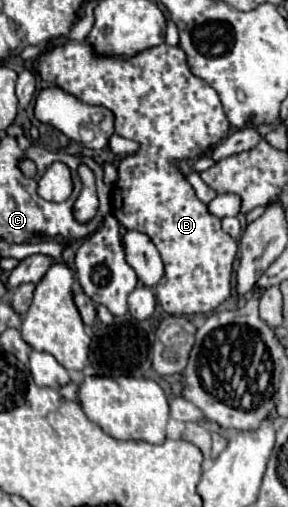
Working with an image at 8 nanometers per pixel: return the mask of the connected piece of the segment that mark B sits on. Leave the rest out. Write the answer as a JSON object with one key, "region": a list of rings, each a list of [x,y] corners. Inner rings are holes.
{"region":[[[65,43],[43,51],[33,61],[33,67],[43,81],[55,83],[83,103],[101,103],[113,111],[115,133],[139,143],[139,149],[133,155],[127,155],[119,161],[117,181],[111,191],[111,205],[113,215],[125,229],[147,233],[161,253],[165,273],[155,287],[155,295],[163,311],[169,315],[205,315],[217,309],[231,297],[231,275],[237,255],[237,241],[221,229],[221,219],[211,215],[207,205],[199,201],[181,169],[177,169],[175,161],[179,157],[199,157],[227,135],[229,121],[223,113],[219,95],[203,79],[197,79],[189,71],[187,57],[181,47],[171,47],[167,43],[139,51],[133,57],[97,55],[89,43]]]}

